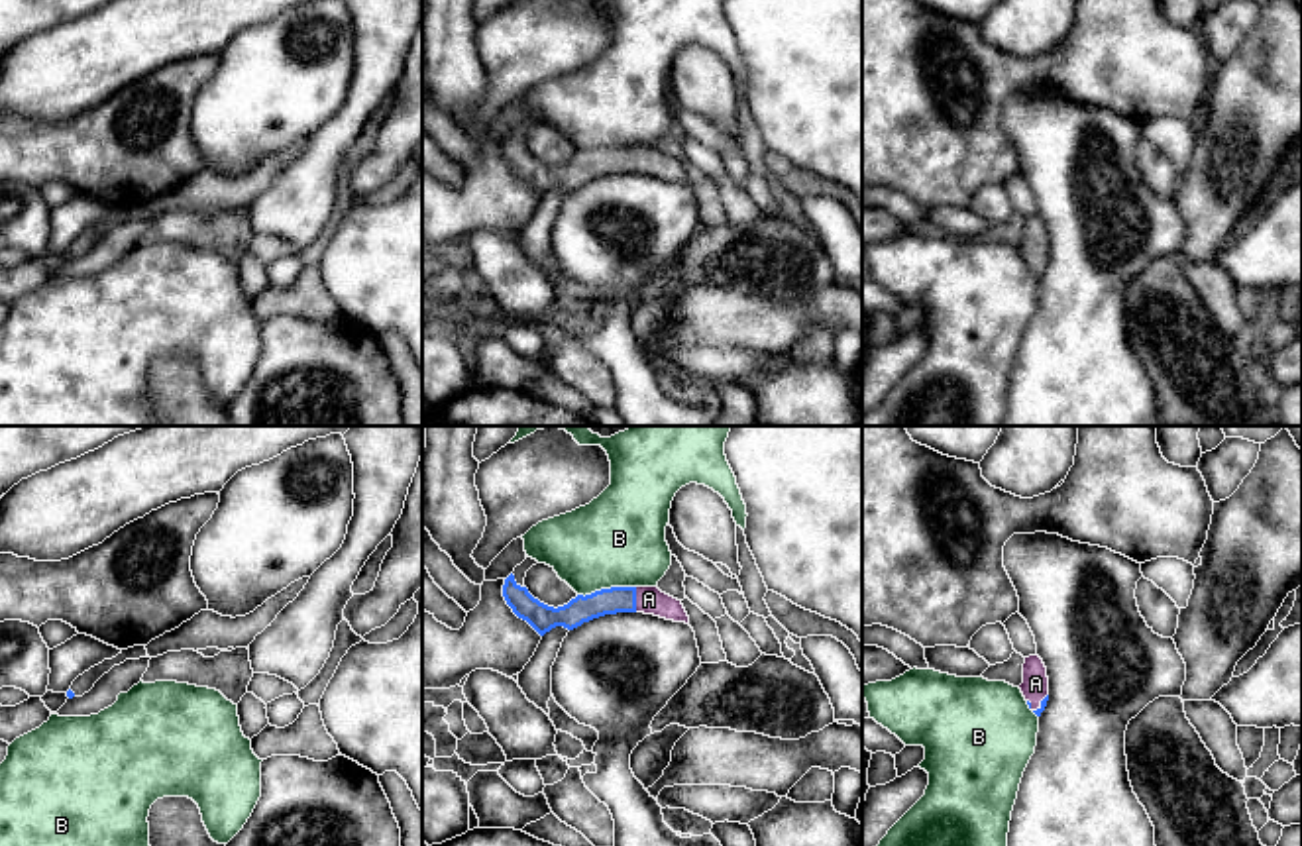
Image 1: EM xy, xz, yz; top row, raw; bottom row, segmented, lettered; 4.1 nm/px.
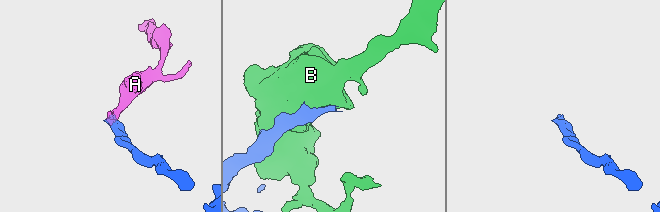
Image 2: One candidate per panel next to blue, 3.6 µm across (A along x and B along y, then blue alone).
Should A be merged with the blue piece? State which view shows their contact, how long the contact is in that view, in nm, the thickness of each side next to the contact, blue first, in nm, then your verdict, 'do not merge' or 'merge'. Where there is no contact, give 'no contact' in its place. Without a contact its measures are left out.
contact in xz; length 100 nm; calibres 110 and 110 nm; merge

